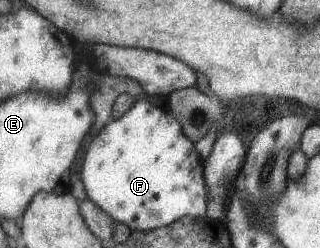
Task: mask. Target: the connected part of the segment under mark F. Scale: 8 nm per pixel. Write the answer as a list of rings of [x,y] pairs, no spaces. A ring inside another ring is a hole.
[[[143,95],[130,109],[112,120],[90,141],[80,173],[86,197],[109,214],[115,224],[122,223],[130,231],[154,231],[173,223],[180,217],[204,219],[206,217],[206,188],[203,161],[198,159],[194,143],[184,134],[184,130],[171,112],[150,103],[150,97]]]

